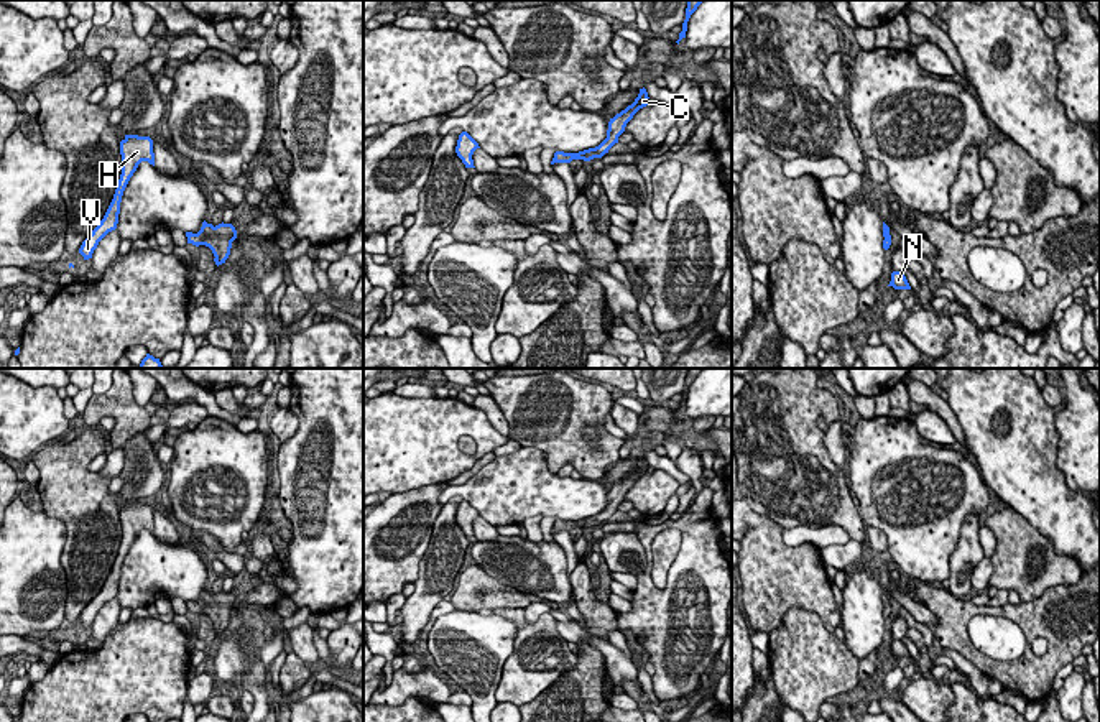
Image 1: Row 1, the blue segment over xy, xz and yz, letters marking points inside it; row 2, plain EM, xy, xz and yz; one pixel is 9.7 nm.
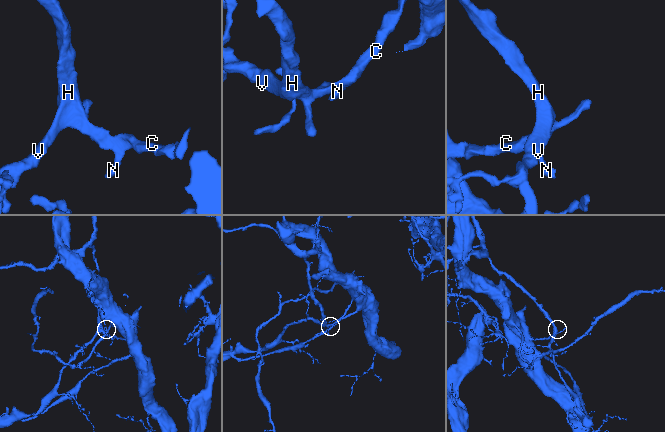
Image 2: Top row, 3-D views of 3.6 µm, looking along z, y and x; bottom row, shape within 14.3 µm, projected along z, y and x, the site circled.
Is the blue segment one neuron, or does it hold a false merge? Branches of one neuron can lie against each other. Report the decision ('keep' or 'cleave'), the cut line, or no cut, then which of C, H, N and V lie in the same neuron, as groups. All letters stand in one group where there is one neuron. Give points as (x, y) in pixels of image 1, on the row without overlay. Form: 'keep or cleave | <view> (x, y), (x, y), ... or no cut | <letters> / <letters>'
cleave | xy (214, 596), (207, 607), (198, 612) | C N / H V

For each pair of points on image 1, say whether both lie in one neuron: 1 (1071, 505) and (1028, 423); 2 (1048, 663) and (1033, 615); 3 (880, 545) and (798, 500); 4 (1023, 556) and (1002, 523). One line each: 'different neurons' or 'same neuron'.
1: same neuron
2: same neuron
3: different neurons
4: same neuron

